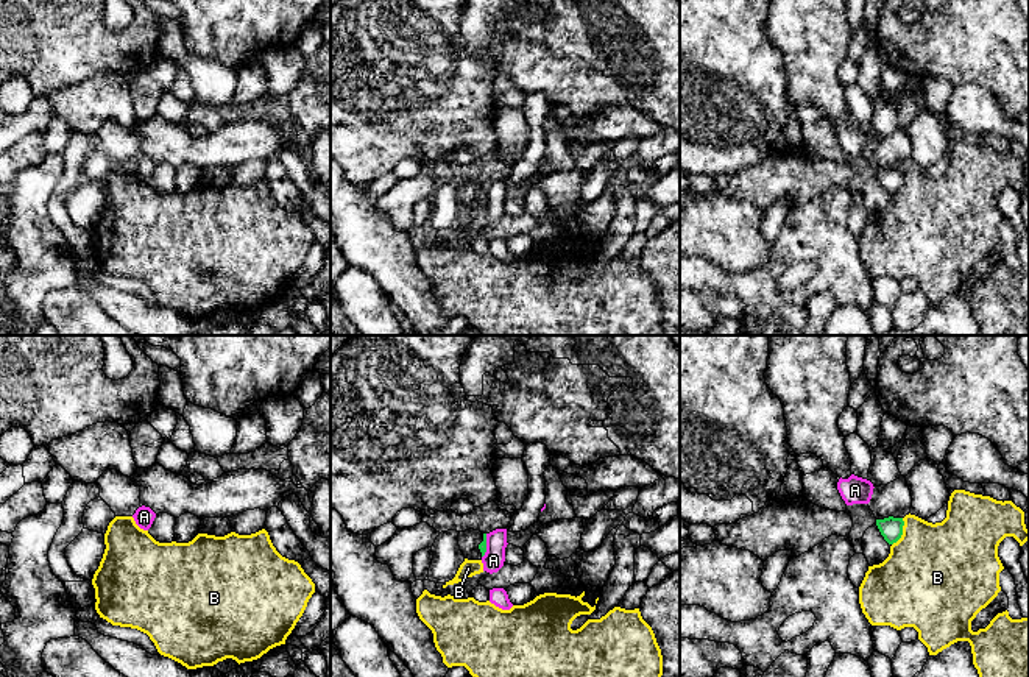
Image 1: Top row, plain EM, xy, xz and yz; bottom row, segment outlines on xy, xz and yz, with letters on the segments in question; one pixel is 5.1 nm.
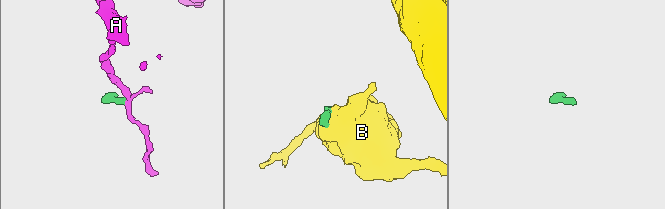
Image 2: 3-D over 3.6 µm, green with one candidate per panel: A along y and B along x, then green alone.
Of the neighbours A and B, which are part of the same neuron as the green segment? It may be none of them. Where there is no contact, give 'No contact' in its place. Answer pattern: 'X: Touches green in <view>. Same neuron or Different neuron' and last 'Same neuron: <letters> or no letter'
A: Touches green in xz. Different neuron
B: Touches green in yz. Different neuron
Same neuron: no letter

